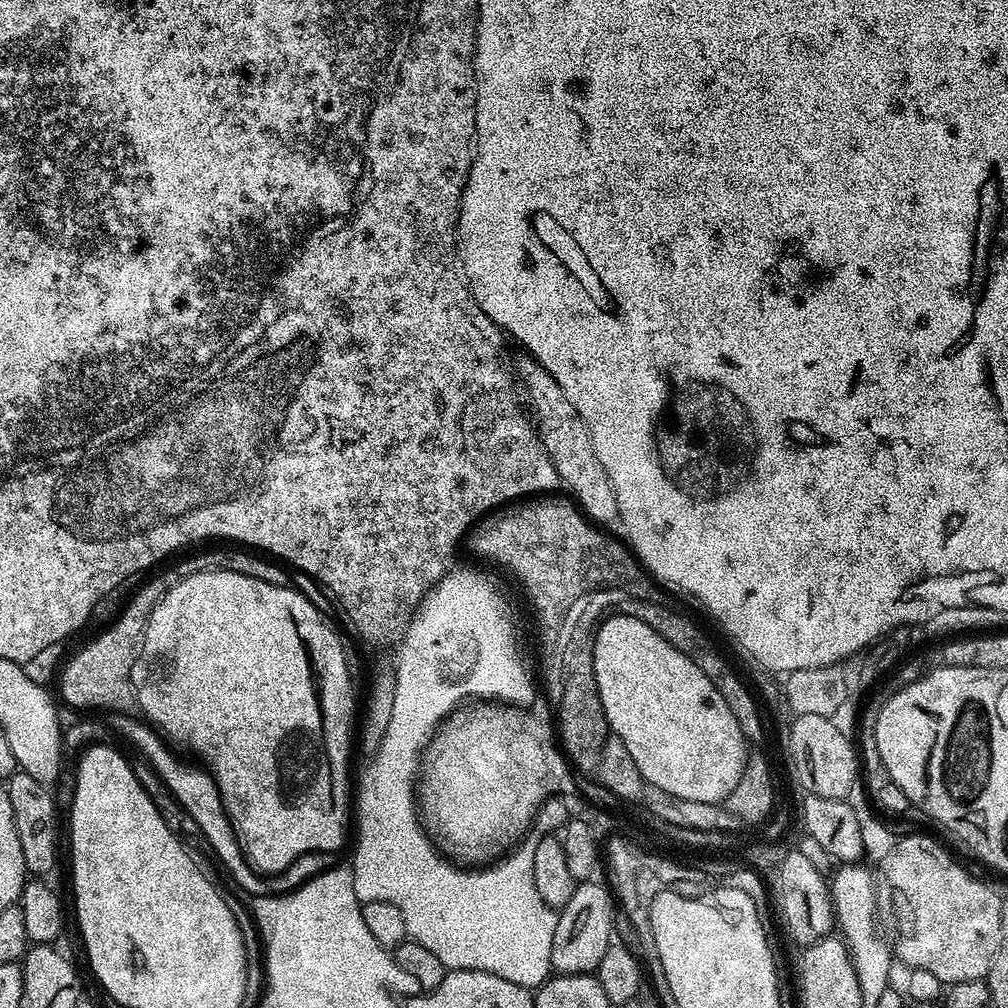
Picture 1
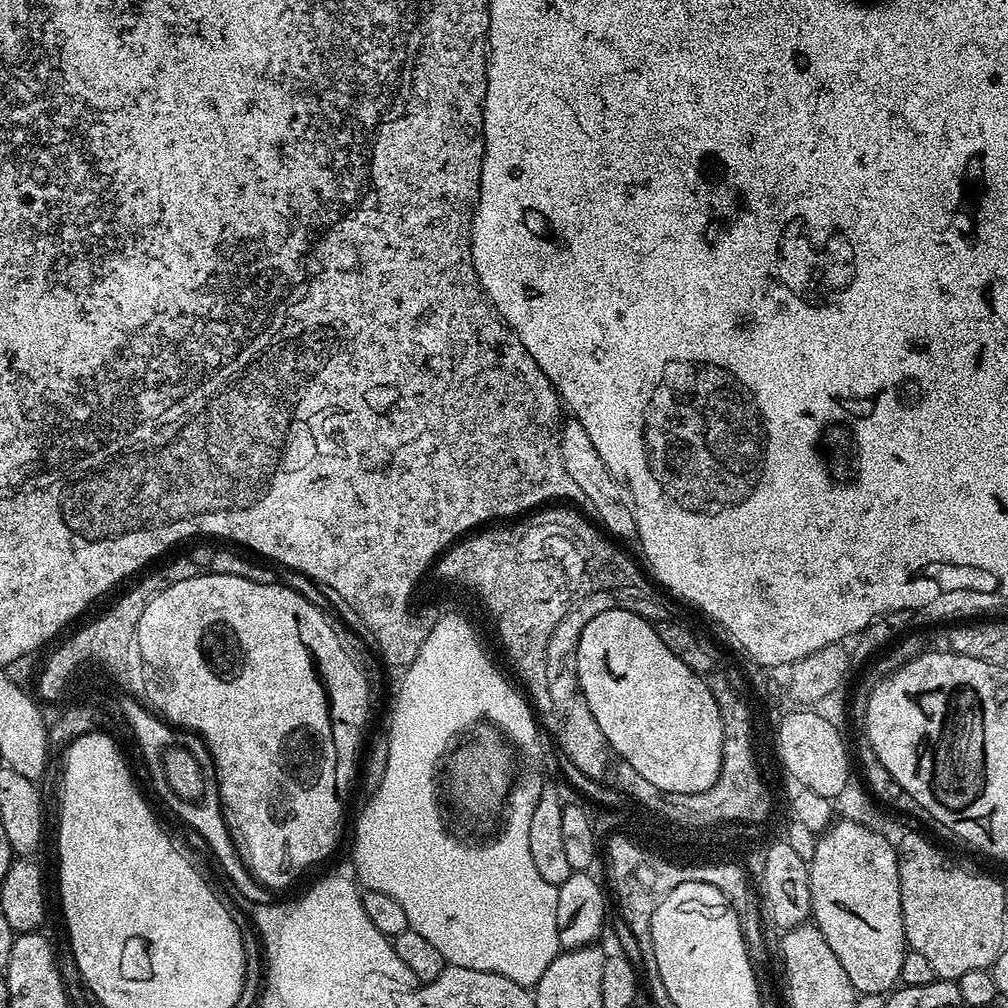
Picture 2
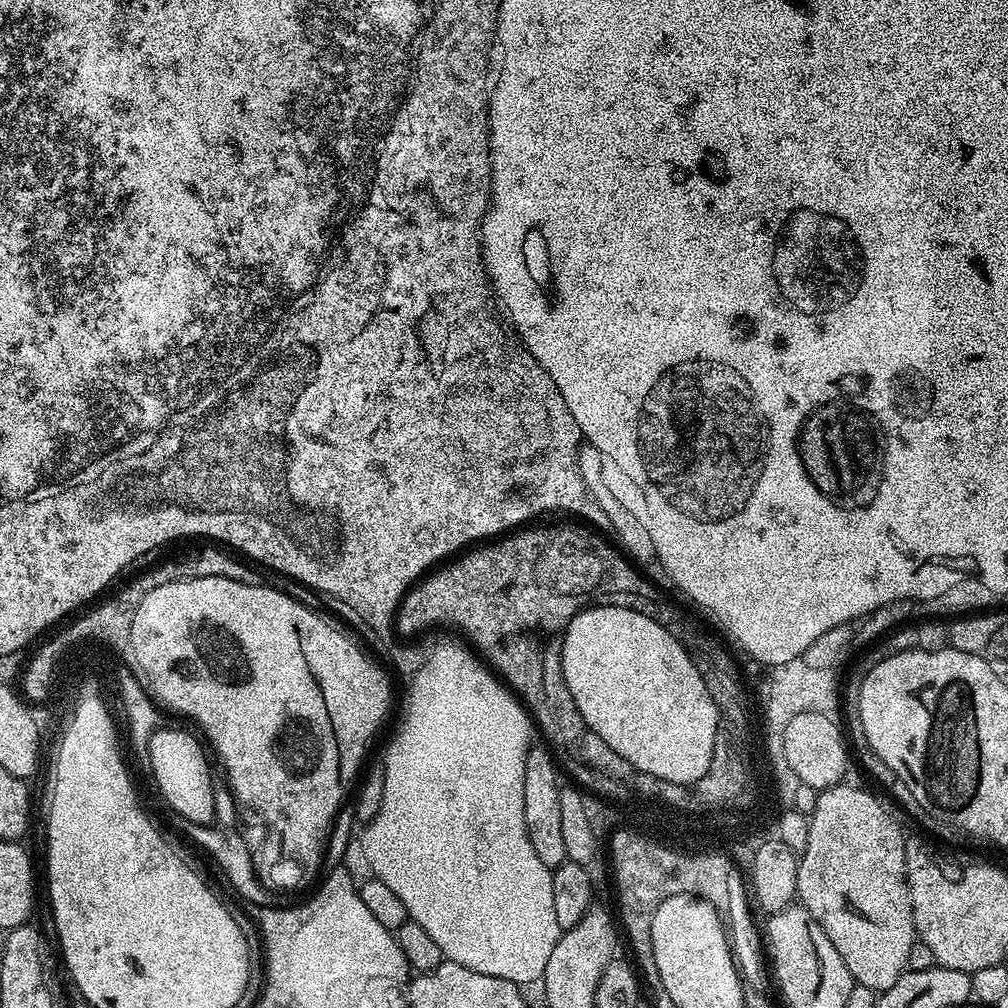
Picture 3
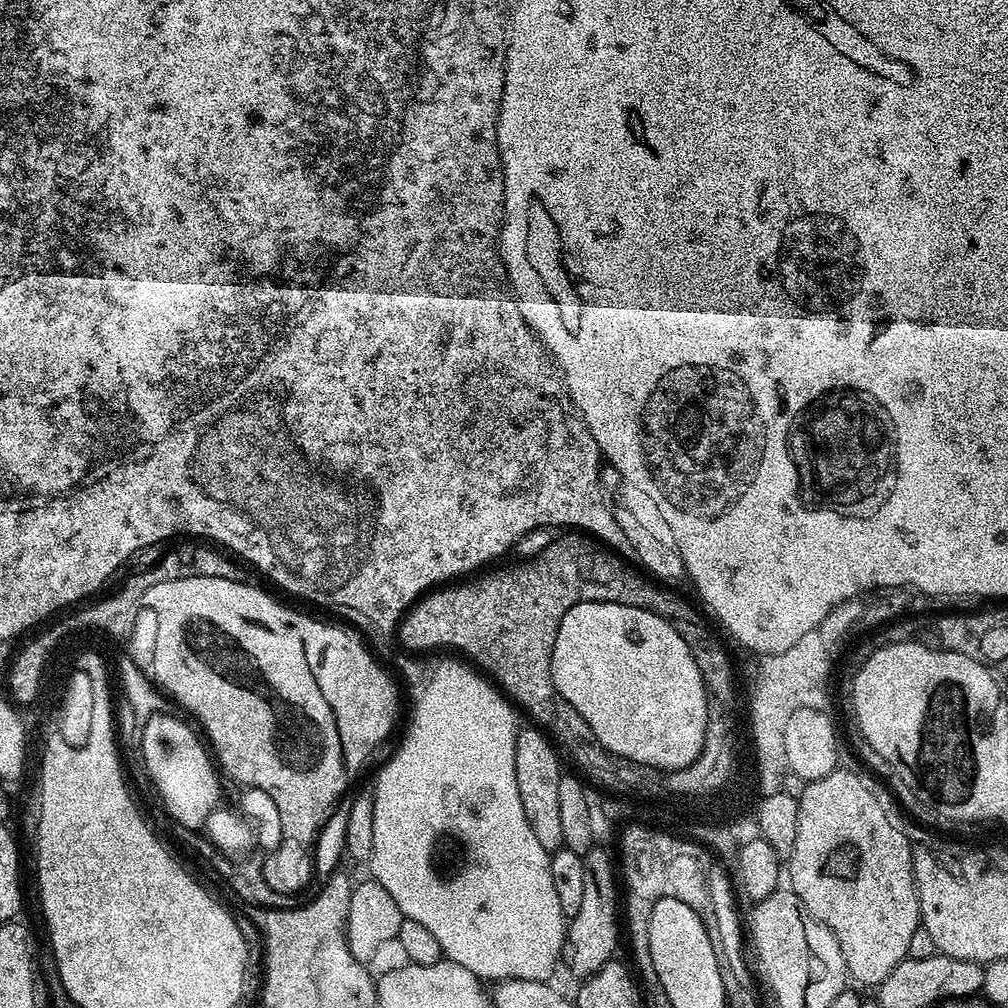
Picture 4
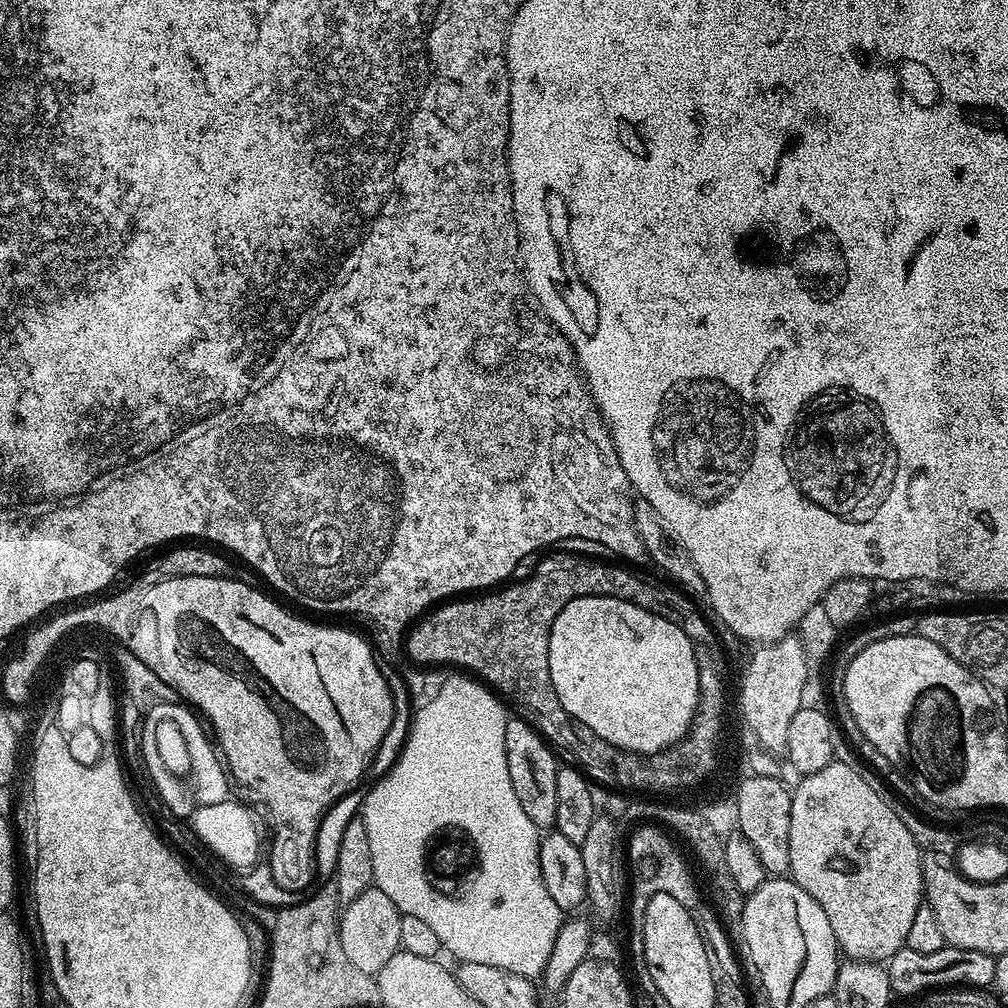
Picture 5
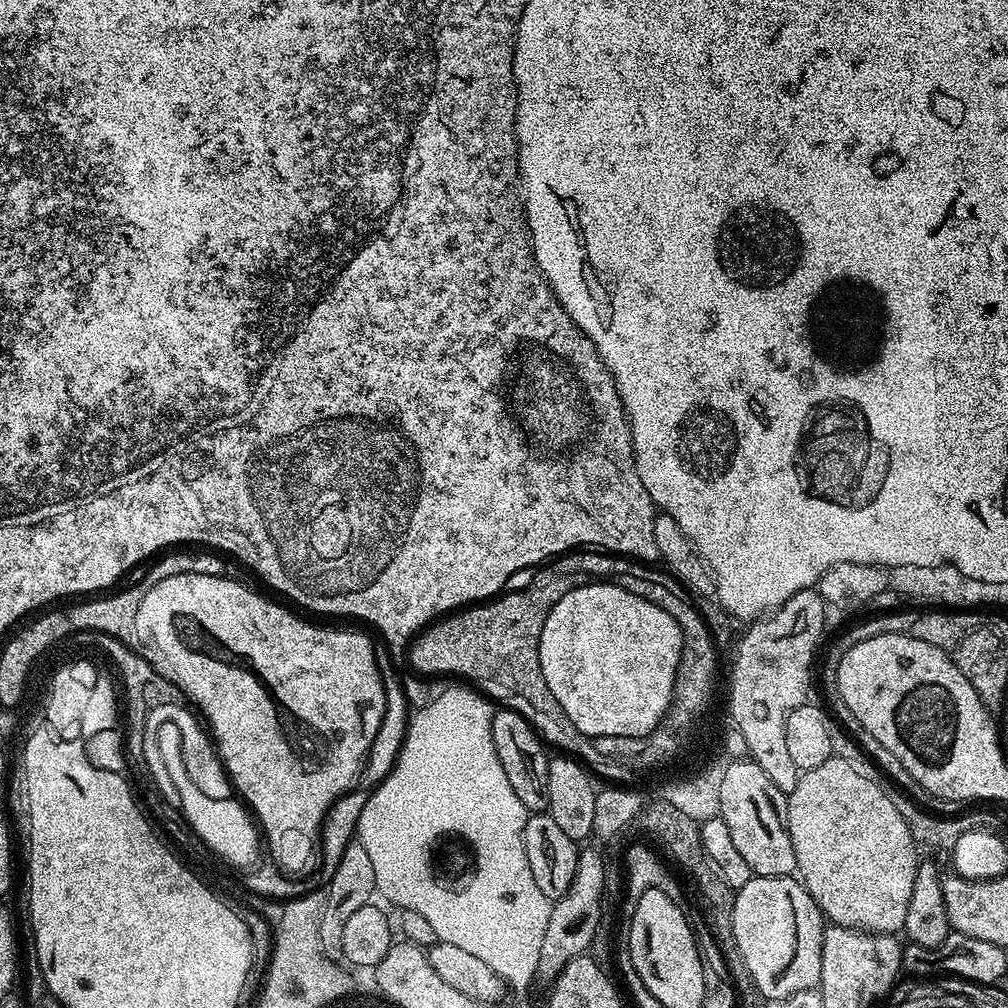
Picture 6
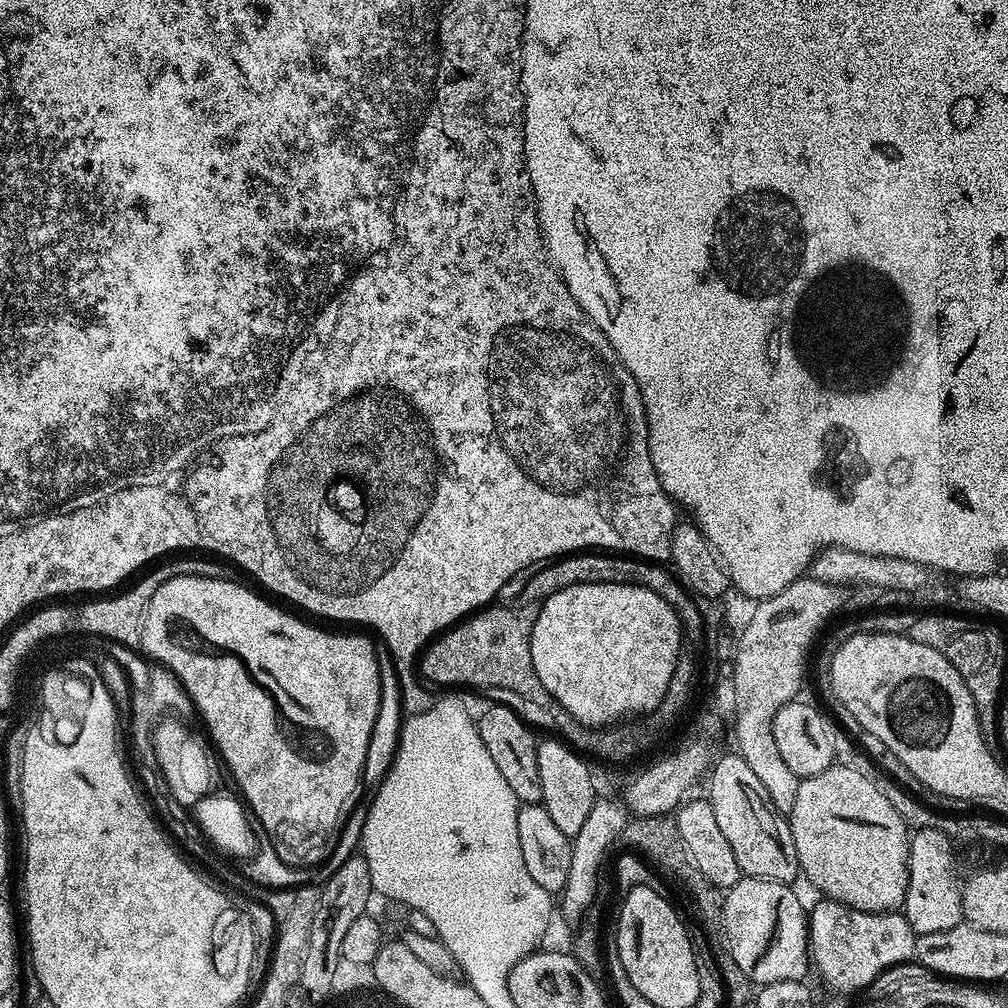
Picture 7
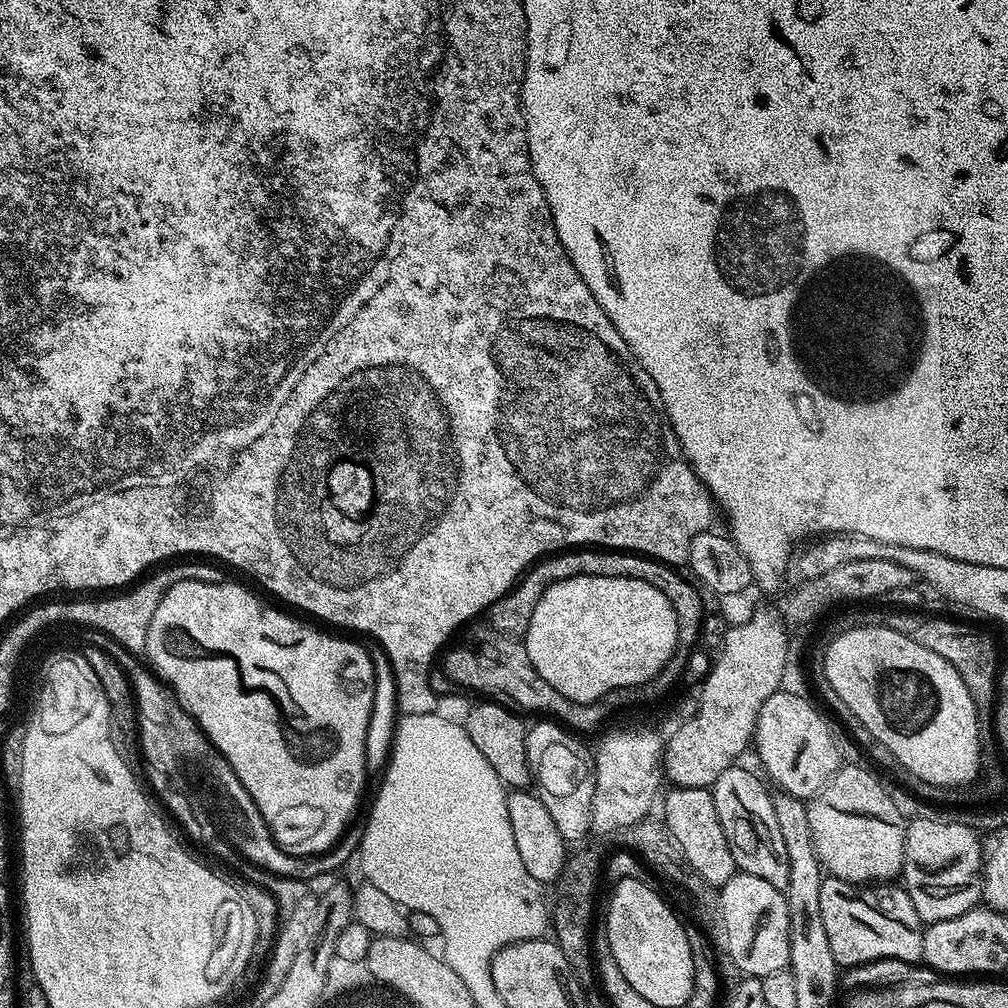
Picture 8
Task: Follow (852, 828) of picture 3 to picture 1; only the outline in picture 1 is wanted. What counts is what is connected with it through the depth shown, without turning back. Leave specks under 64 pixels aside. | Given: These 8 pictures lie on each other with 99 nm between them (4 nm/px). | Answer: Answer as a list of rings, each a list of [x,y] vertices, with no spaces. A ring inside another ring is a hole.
[[[860,862],[841,863],[831,873],[832,909],[836,912],[836,928],[848,945],[848,955],[852,957],[852,965],[858,974],[862,1000],[878,1000],[890,986],[891,980],[888,979],[892,976],[894,952],[889,941],[887,944],[880,940],[880,928],[876,925],[876,880],[871,870],[862,865]]]

